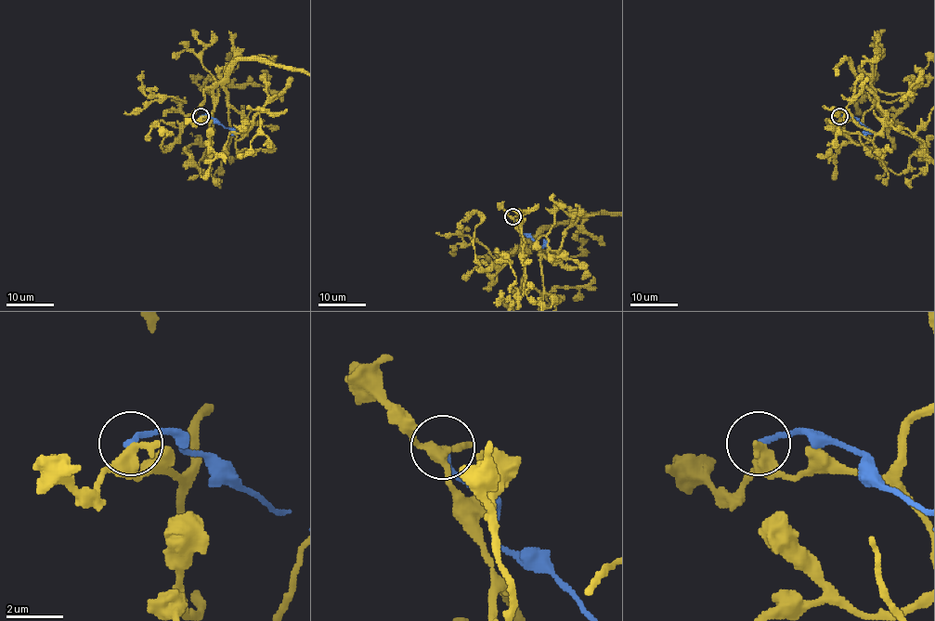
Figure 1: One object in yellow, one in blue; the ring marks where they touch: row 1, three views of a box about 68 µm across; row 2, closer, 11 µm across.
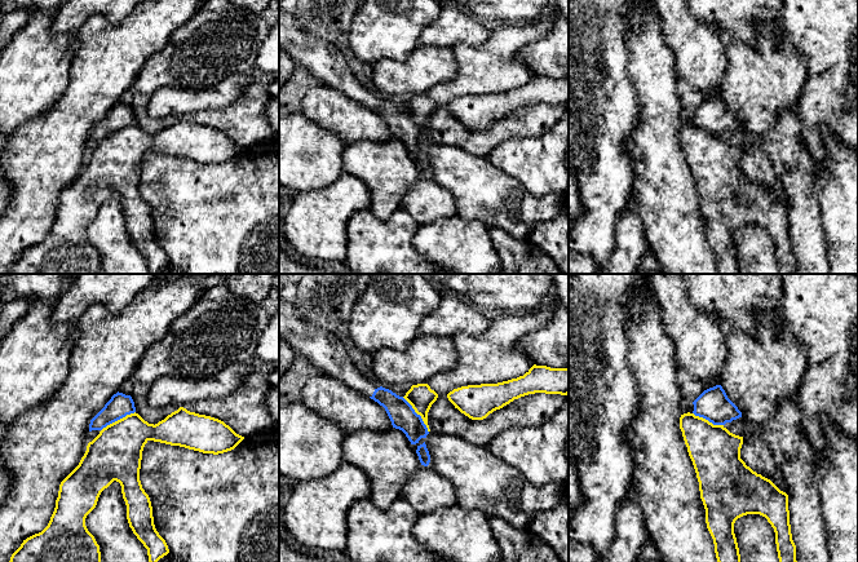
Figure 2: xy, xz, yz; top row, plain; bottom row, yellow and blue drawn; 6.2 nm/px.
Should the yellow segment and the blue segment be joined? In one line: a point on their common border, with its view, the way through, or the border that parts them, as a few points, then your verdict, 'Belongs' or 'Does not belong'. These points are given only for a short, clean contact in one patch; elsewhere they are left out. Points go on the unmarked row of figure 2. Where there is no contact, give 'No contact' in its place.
Touches yellow at xz (419, 124). Boundary: xz (402, 107), (420, 127), (428, 142). Does not belong

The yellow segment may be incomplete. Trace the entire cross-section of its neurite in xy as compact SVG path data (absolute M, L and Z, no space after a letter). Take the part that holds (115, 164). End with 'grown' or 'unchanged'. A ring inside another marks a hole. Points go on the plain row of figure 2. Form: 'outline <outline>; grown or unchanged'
outline M183 118L168 125L158 134L149 134L138 124L107 136L88 154L79 176L61 193L56 218L48 236L21 255L9 274L101 274L99 256L85 236L87 226L96 218L101 203L114 191L121 196L127 216L127 230L137 249L147 260L149 273L156 274L169 264L165 251L154 235L152 217L142 199L140 180L142 161L149 151L180 156L203 164L224 164L234 160L244 147L236 145L224 132L190 123Z; unchanged

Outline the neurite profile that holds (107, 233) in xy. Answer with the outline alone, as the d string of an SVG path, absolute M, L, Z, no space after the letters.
M119 193L101 203L85 236L99 256L101 274L150 274L147 260L129 238Z

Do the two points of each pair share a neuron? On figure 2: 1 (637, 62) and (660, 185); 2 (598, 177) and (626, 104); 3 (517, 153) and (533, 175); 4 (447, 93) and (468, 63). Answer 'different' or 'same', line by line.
1: same
2: same
3: same
4: same

